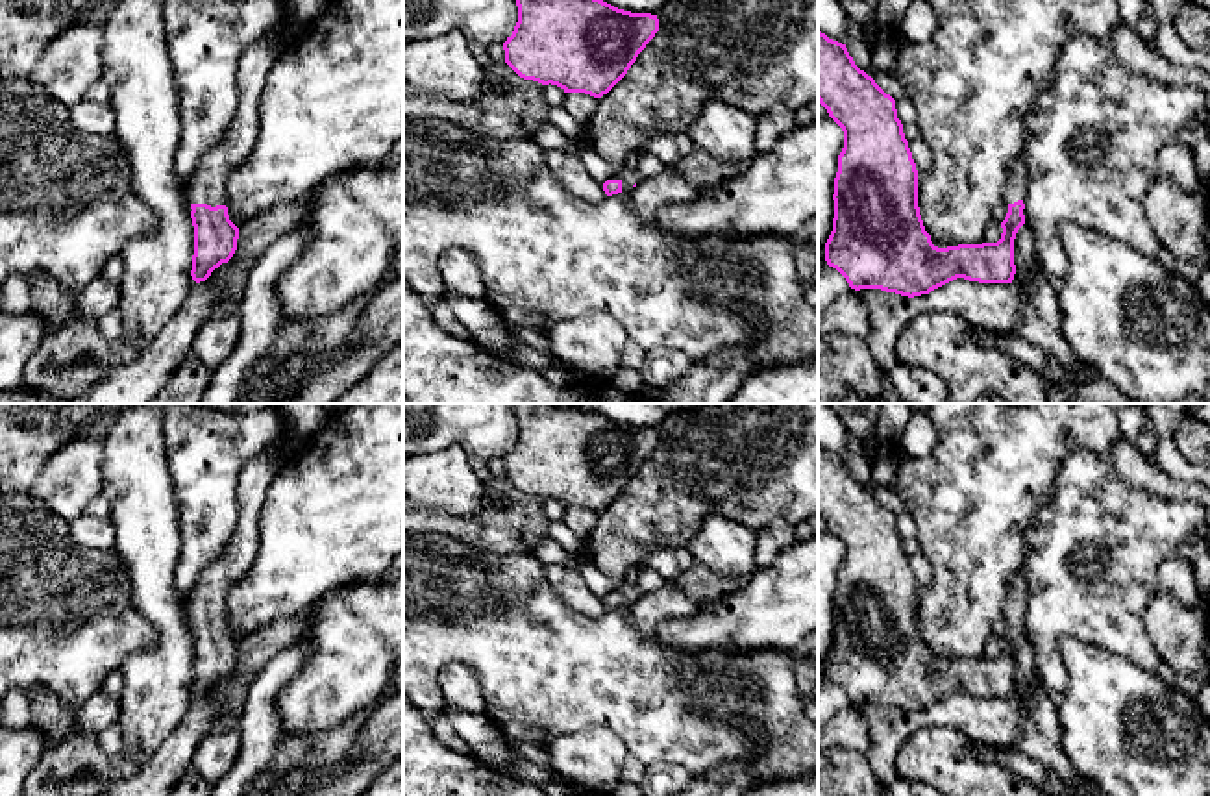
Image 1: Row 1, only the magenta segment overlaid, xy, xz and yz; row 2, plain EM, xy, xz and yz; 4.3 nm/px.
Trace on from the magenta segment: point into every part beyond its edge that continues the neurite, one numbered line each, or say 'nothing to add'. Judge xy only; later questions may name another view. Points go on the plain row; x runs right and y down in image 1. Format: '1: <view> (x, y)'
1: xy (208, 600)

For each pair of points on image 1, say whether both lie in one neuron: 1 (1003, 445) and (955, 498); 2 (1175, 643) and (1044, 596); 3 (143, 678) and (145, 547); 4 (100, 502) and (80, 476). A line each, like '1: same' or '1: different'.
1: same
2: different
3: same
4: different

